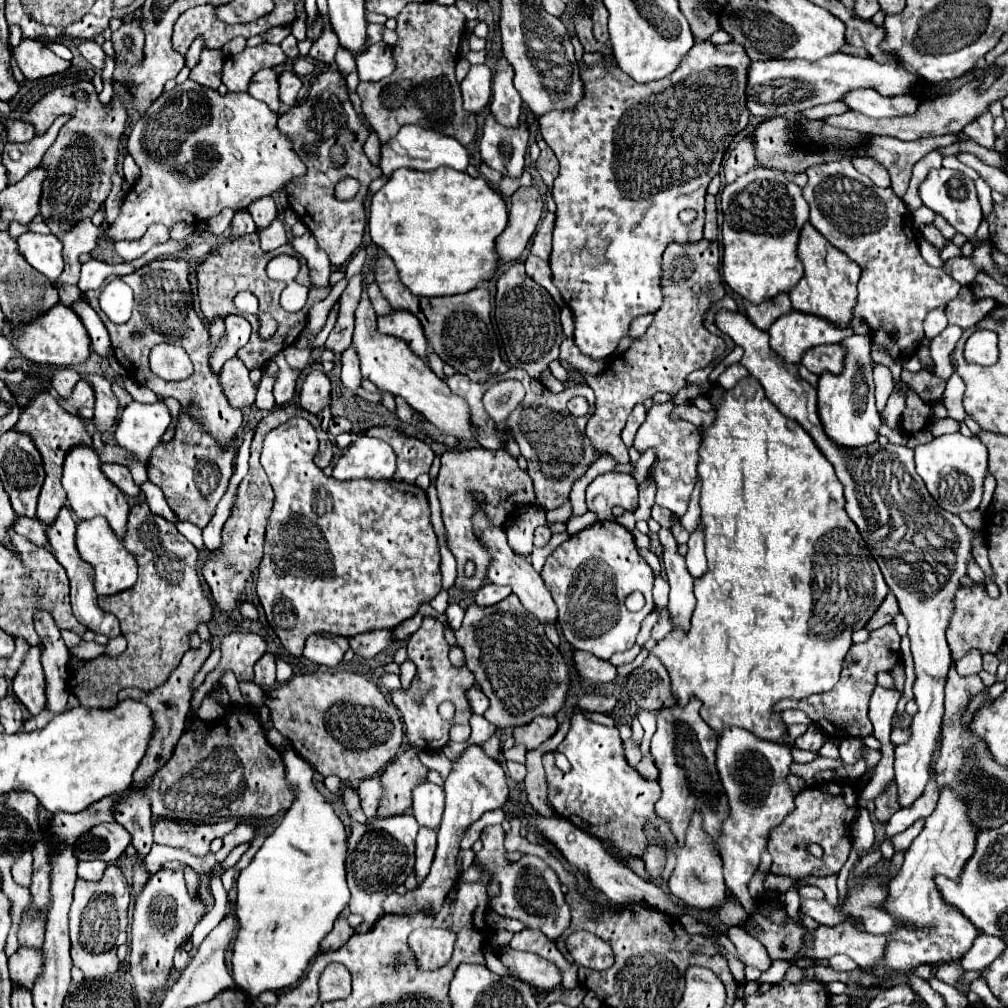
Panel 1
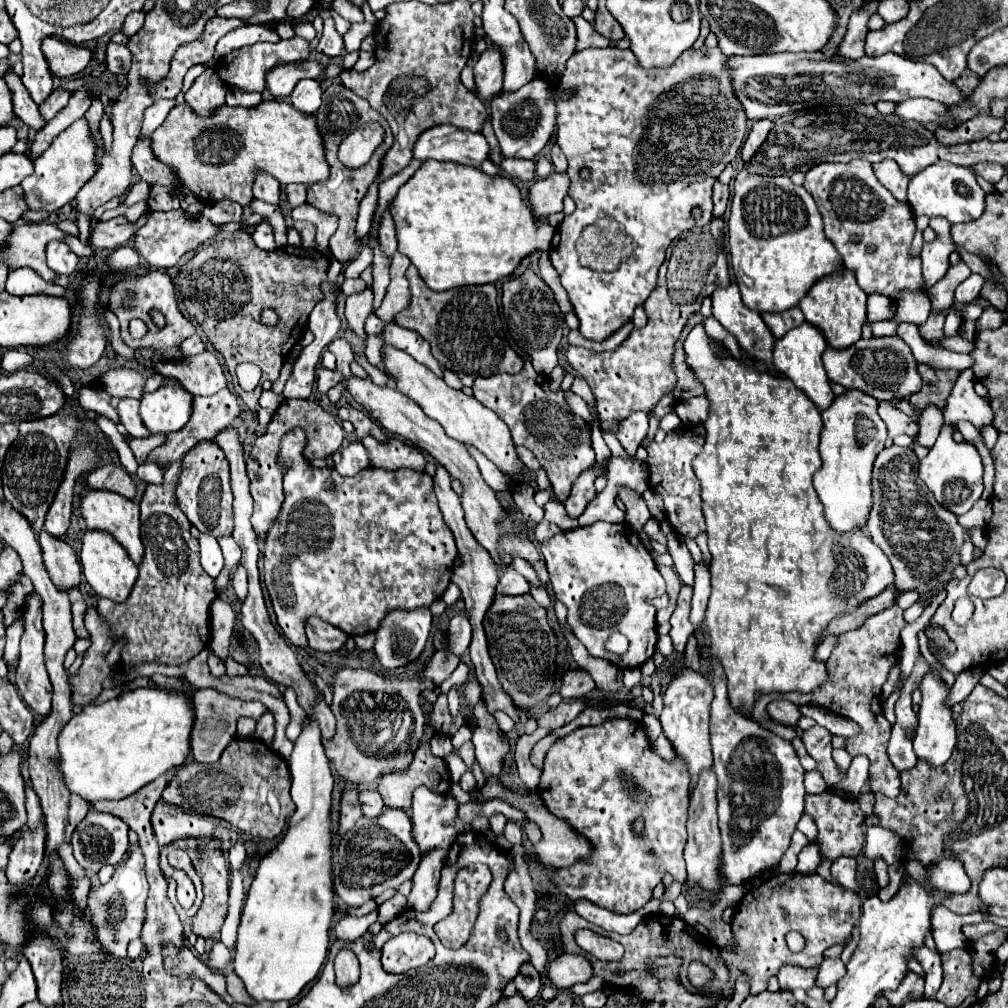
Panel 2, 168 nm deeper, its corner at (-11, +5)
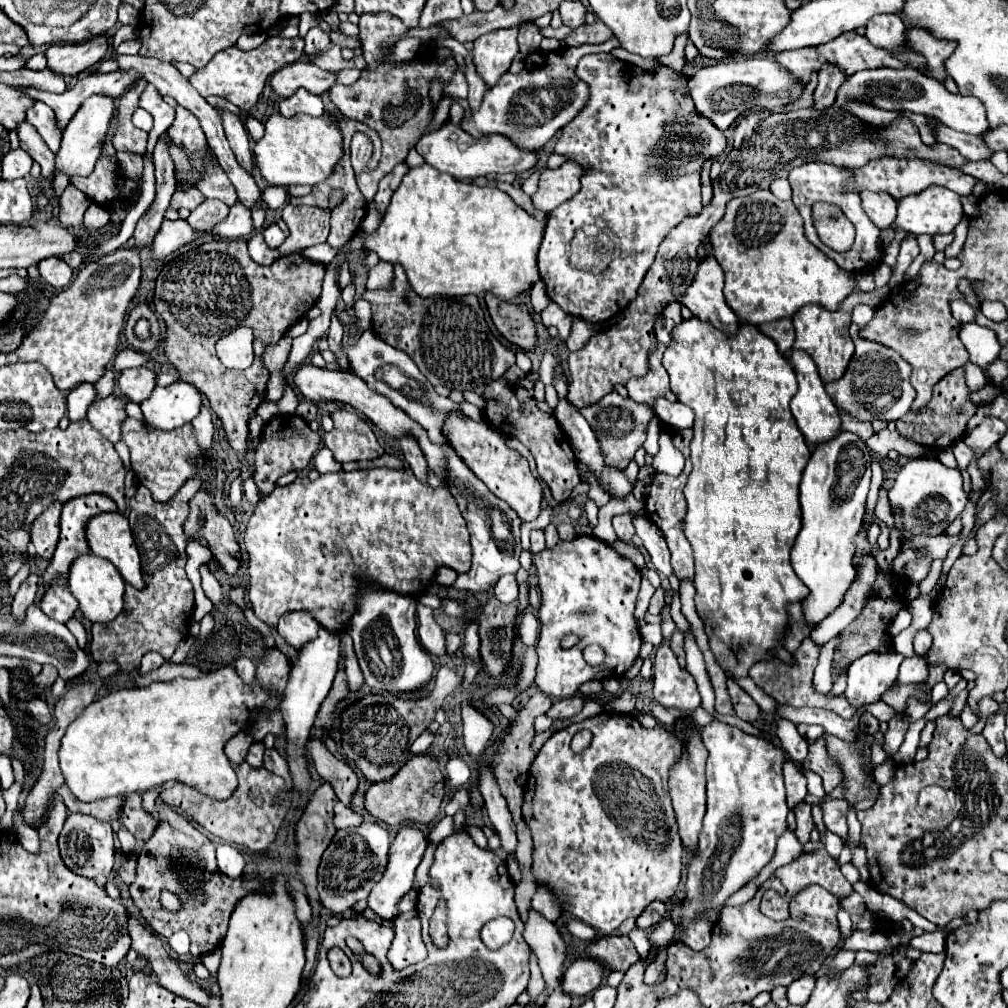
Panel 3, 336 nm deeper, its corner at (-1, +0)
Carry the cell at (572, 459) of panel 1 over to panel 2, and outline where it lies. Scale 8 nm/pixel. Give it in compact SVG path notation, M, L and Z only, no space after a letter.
M526 362L518 374L476 378L472 390L478 402L494 410L506 422L512 432L514 444L524 444L536 454L536 458L548 472L558 500L566 502L576 478L594 464L594 450L586 432L582 432L584 420L570 412L562 390L554 394L548 386L546 376L538 376L530 362Z

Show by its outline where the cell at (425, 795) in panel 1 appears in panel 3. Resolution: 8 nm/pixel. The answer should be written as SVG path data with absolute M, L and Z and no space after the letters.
M402 825L390 845L390 861L386 865L386 871L382 875L382 879L374 885L370 897L368 897L368 907L374 909L380 917L384 919L396 919L400 915L398 911L398 901L402 895L406 895L410 889L412 889L412 881L414 881L414 873L416 873L416 867L420 865L422 861L422 855L428 847L428 833L424 833L418 825Z

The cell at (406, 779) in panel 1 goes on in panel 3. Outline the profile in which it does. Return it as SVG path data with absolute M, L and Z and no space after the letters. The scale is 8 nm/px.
M426 753L412 755L408 763L390 781L370 785L370 789L366 791L366 811L378 817L380 821L396 827L406 821L428 825L438 815L444 795L446 795L446 785L438 761L434 761Z

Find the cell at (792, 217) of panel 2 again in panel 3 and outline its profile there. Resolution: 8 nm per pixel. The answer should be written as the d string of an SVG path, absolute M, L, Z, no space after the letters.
M758 189L752 195L728 201L726 215L710 231L708 239L714 247L716 261L724 269L726 303L738 315L738 319L750 325L762 325L768 321L792 317L802 305L808 305L808 303L816 303L832 311L856 287L854 275L842 273L842 269L838 269L838 265L830 261L830 257L826 257L818 247L810 245L810 241L806 241L802 217L798 209L794 209L792 201L782 201L772 191Z

